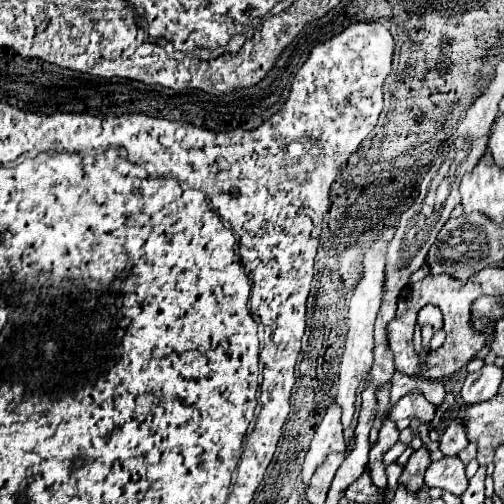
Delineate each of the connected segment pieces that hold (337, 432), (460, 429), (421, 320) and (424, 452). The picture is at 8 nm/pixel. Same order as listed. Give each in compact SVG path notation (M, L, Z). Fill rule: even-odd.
M330 405L326 409L326 415L322 423L316 429L316 435L310 443L310 449L306 453L304 465L302 465L302 481L304 489L308 489L308 479L316 471L320 463L324 463L324 457L328 457L332 451L346 451L346 441L342 437L342 423L340 423L340 407Z
M460 417L452 419L440 439L440 451L444 455L458 455L468 445L468 437L464 433L464 421Z
M426 305L420 309L420 315L418 315L418 325L432 325L434 331L440 331L442 329L442 315L440 315L440 309L438 307L432 307L432 305Z
M422 445L418 451L412 453L410 461L406 463L400 483L408 491L418 491L424 485L424 471L428 465L430 465L430 449L426 445Z

